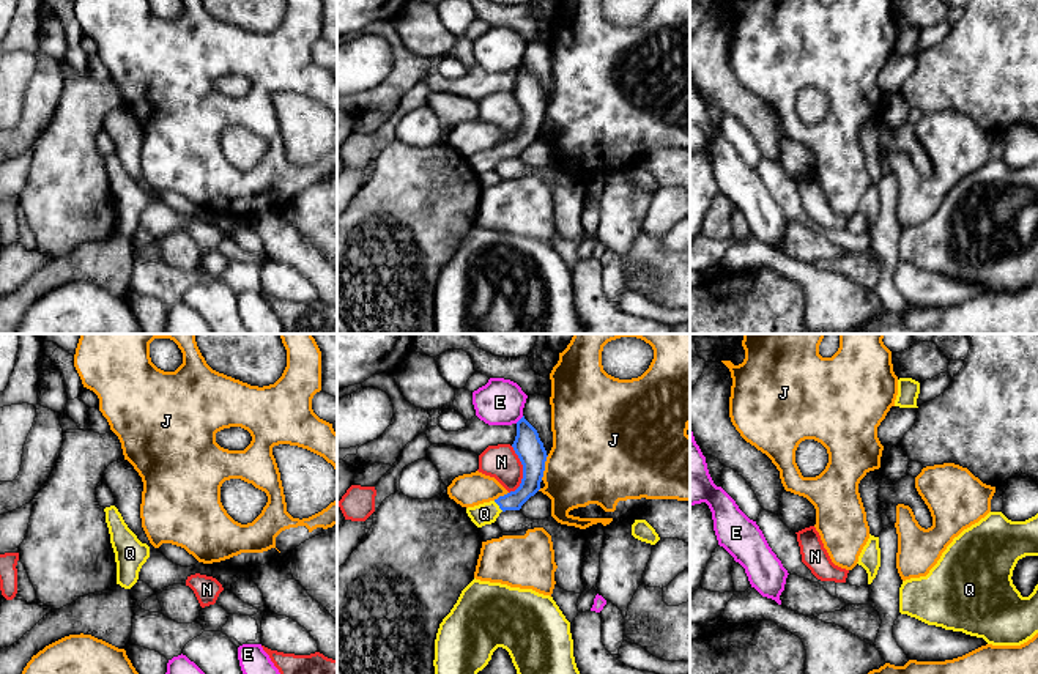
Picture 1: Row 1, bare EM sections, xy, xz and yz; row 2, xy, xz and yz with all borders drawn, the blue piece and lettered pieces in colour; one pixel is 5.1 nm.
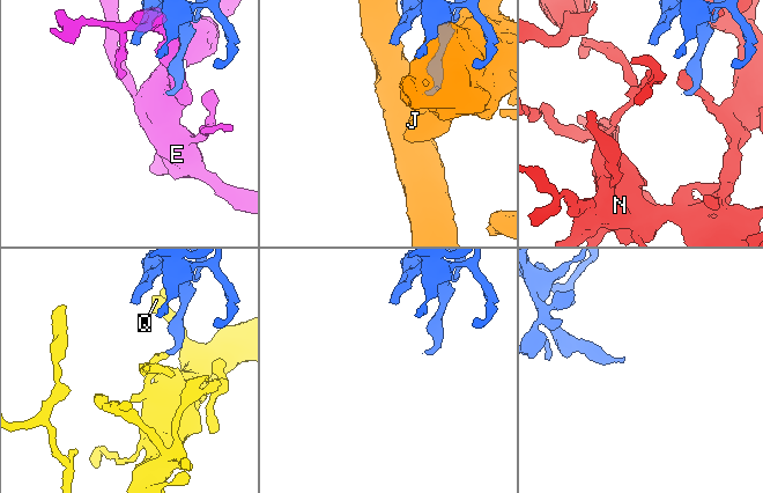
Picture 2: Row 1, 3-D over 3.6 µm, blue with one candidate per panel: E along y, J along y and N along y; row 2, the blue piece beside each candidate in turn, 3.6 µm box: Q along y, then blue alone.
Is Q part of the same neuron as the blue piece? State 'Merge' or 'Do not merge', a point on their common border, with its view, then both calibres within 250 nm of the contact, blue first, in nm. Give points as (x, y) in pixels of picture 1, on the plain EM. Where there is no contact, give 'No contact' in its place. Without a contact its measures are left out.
Merge. Touches blue at xz (498, 151). Thickness 110 nm (blue) against 110 nm

